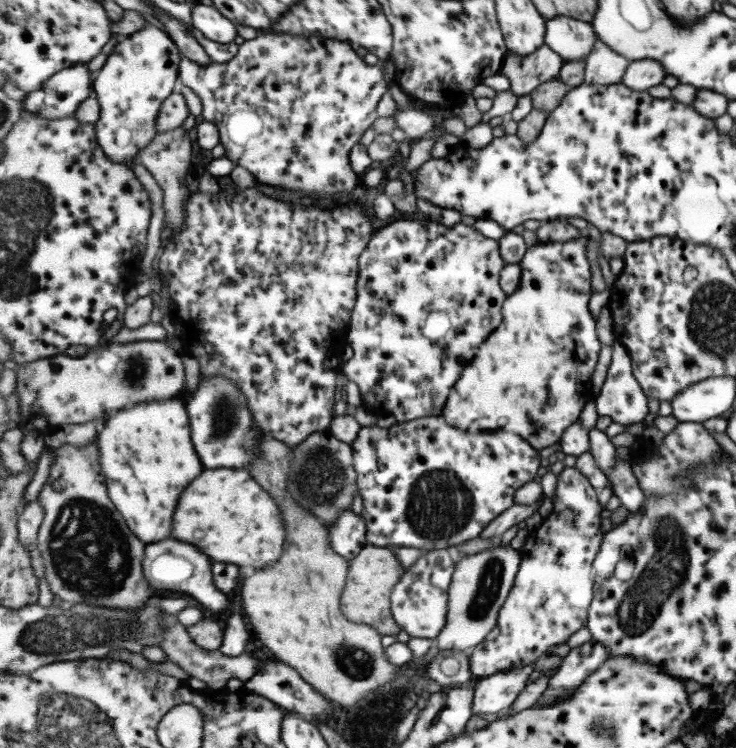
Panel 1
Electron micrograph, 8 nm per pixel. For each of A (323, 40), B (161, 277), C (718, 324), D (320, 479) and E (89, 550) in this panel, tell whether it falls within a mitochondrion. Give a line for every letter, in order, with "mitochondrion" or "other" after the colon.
A: other
B: other
C: mitochondrion
D: mitochondrion
E: mitochondrion

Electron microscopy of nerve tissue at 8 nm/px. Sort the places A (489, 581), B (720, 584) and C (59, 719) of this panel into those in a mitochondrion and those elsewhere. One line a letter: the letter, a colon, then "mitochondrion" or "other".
A: mitochondrion
B: other
C: mitochondrion

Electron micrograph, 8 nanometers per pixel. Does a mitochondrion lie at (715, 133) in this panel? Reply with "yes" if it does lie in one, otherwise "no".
no

